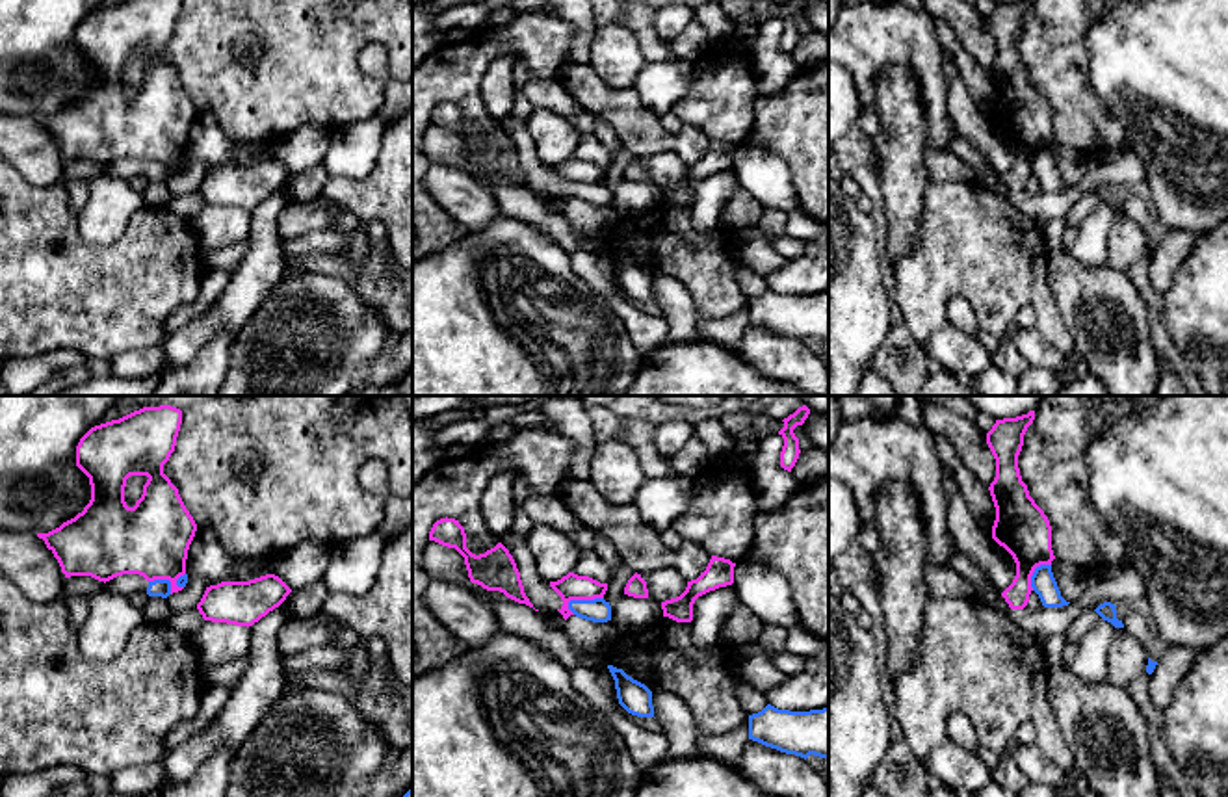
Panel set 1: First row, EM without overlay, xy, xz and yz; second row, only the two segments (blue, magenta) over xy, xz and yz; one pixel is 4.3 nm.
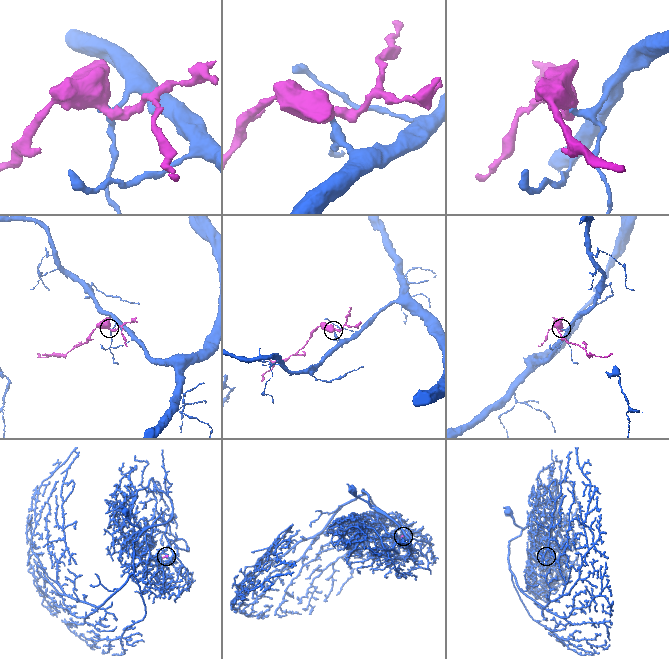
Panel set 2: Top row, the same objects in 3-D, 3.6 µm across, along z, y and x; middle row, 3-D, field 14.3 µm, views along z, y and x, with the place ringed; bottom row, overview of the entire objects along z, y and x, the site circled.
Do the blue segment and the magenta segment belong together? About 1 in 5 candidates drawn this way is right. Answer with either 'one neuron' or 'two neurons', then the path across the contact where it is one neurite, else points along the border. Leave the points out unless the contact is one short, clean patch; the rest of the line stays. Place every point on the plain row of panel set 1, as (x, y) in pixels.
two neurons; border xz (602, 181), (573, 182), (567, 192)

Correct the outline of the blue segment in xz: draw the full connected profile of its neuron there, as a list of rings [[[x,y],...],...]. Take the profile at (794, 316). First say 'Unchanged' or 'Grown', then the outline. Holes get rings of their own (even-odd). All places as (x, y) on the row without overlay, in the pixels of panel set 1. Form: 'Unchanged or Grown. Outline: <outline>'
Unchanged. Outline: [[[767,288],[749,299],[749,323],[804,344],[810,338],[829,342],[829,290],[790,295]]]

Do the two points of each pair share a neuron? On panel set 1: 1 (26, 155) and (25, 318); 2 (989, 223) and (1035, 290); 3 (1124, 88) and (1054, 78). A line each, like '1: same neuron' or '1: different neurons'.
1: different neurons
2: same neuron
3: different neurons

